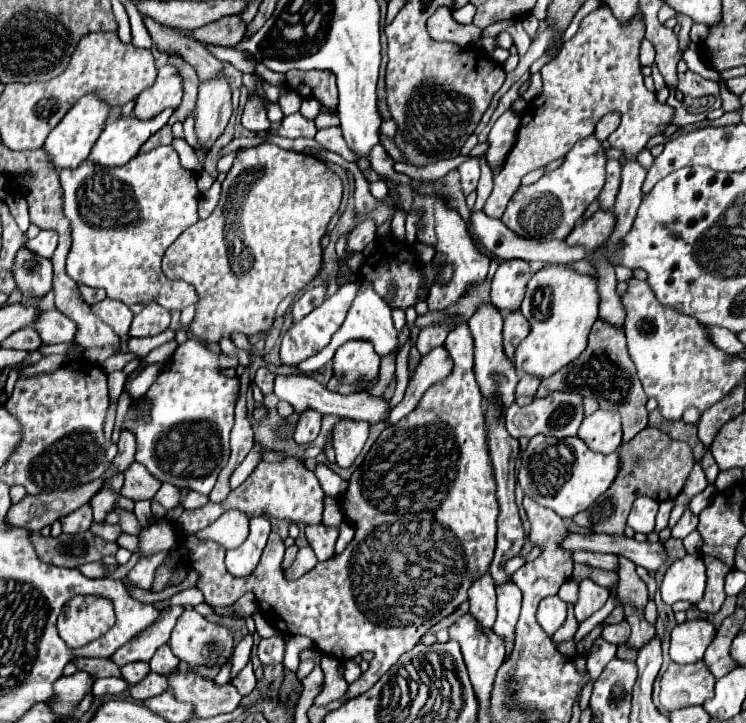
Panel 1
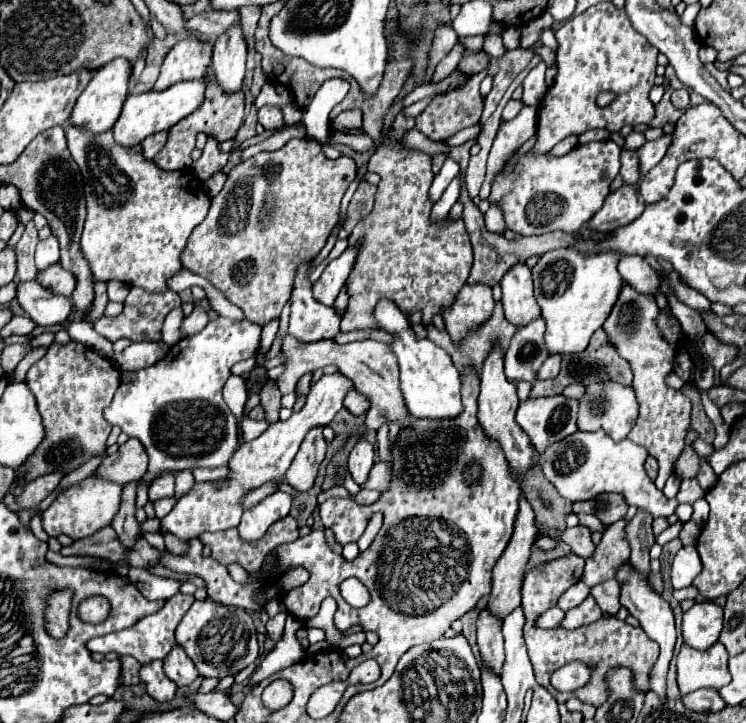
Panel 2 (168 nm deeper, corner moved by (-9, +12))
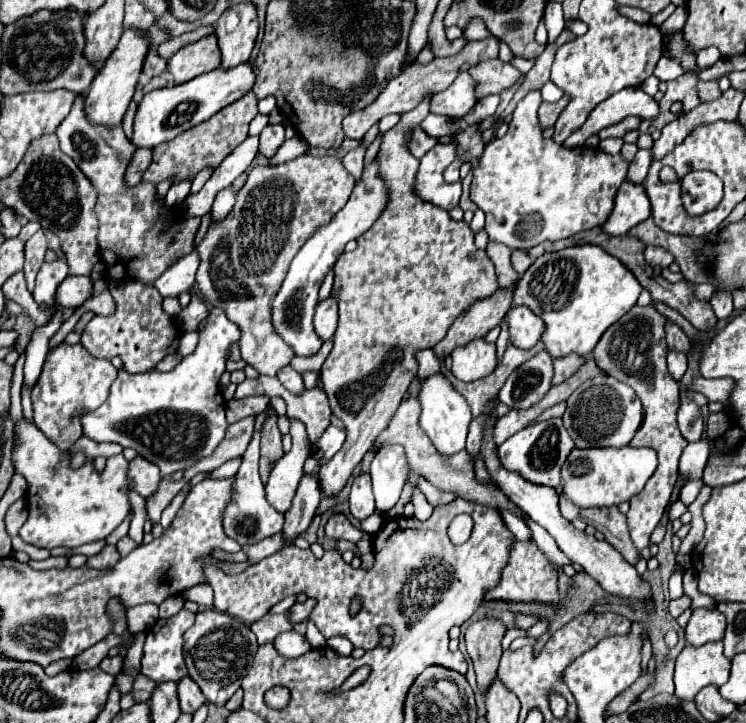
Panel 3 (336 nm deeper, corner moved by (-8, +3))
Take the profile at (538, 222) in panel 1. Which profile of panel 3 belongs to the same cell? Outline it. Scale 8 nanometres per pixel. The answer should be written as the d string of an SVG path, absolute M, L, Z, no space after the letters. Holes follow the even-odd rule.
M531 91L527 93L527 97L517 105L517 109L513 111L513 119L509 123L509 131L505 137L501 139L493 139L491 143L487 143L477 167L473 169L473 181L471 181L471 201L485 213L487 221L485 221L485 231L489 235L489 241L493 243L503 243L511 249L531 249L543 241L559 241L559 239L567 239L567 237L573 237L575 233L579 231L587 231L587 229L593 229L593 227L601 227L607 219L609 219L609 213L613 211L613 201L615 201L615 193L619 189L619 185L625 181L627 177L627 167L629 167L629 161L623 157L623 155L607 155L603 153L601 149L593 149L593 147L573 147L573 149L567 149L565 145L557 145L553 139L545 139L543 137L543 127L537 119L537 109L541 105L541 93L539 91Z

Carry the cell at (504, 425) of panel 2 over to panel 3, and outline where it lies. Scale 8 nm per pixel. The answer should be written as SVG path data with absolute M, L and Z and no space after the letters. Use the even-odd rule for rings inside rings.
M489 413L489 427L485 429L485 437L483 437L483 445L481 445L481 457L485 459L487 471L489 475L499 483L499 487L503 489L503 493L523 511L527 513L535 523L539 523L541 527L545 527L549 531L549 535L555 539L557 547L577 565L581 565L595 581L599 581L599 585L613 595L619 597L637 597L643 599L647 609L651 609L651 601L649 601L649 585L645 581L641 581L641 577L637 575L635 567L631 563L627 563L621 553L617 553L617 549L613 549L607 541L597 541L593 535L587 535L583 531L577 531L561 513L559 513L559 505L557 505L557 491L553 487L543 487L543 485L533 485L529 481L525 481L519 473L507 471L501 467L499 459L497 459L497 447L493 445L493 425L495 425L495 417Z

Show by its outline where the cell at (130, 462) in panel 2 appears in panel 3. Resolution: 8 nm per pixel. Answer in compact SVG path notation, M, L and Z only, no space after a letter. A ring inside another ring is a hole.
M135 457L129 463L129 489L137 491L143 499L149 499L157 493L161 481L161 473L157 465L151 461L145 461L143 457Z

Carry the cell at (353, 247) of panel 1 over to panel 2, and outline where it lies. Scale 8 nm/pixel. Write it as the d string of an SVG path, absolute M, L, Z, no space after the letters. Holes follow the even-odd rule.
M360 242L348 246L338 258L334 258L326 266L326 270L322 272L322 276L318 278L318 282L312 284L312 294L314 294L314 298L318 302L322 302L326 306L334 304L340 288L344 286L344 282L346 282L346 278L350 274L350 268L354 266L358 250L360 250Z

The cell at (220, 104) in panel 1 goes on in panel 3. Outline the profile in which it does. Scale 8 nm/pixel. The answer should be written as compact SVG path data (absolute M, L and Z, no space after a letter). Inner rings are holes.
M241 3L231 5L217 21L215 35L219 39L219 49L223 53L223 69L231 69L249 61L255 37L259 33L257 9L255 5Z

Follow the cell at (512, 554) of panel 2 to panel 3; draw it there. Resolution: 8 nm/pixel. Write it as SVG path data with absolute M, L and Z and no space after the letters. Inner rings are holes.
M483 619L471 623L465 631L467 653L473 659L473 667L477 673L477 687L485 693L497 675L497 665L501 657L501 639L505 635L505 627L497 619Z

